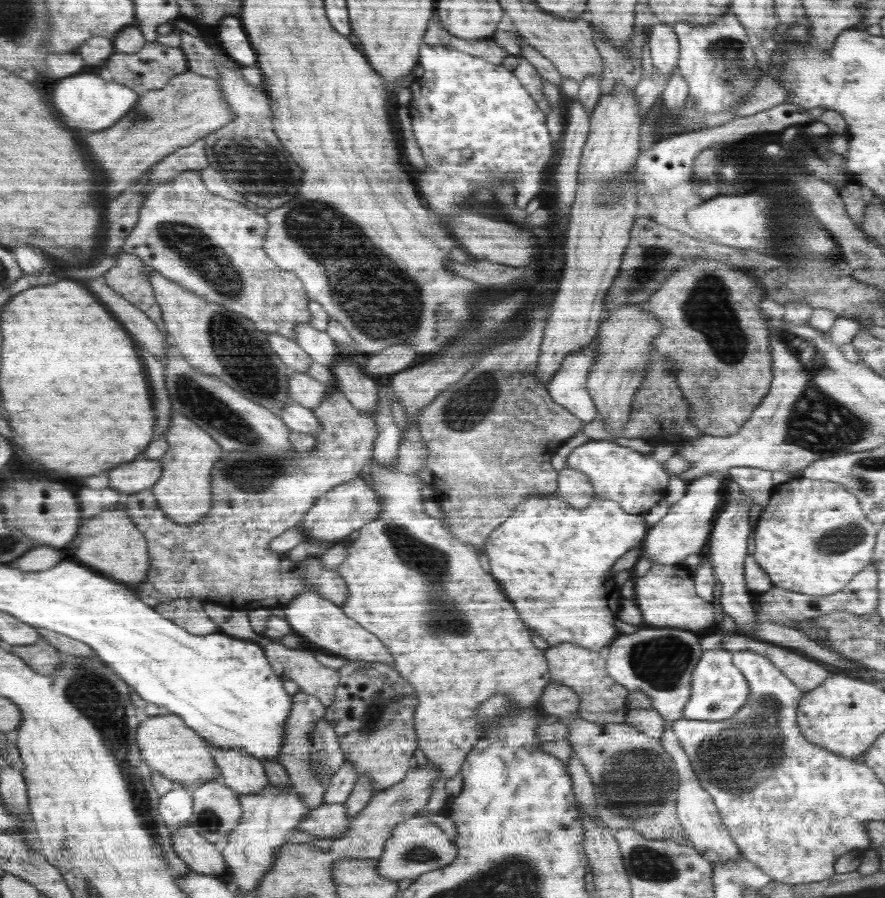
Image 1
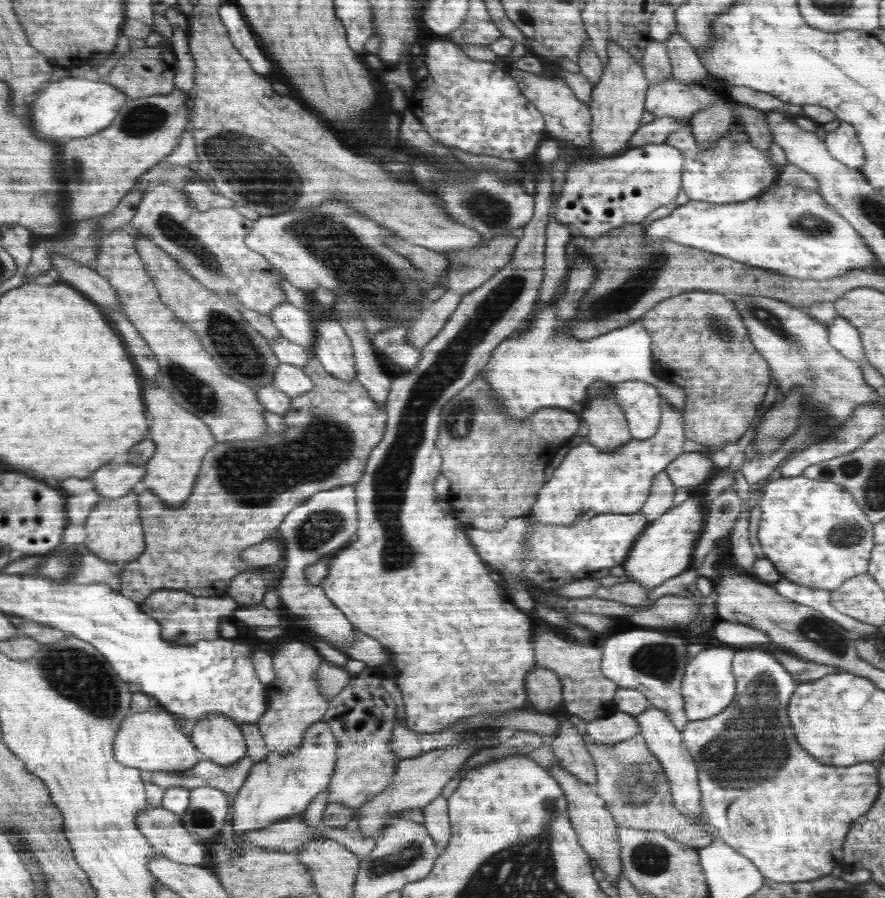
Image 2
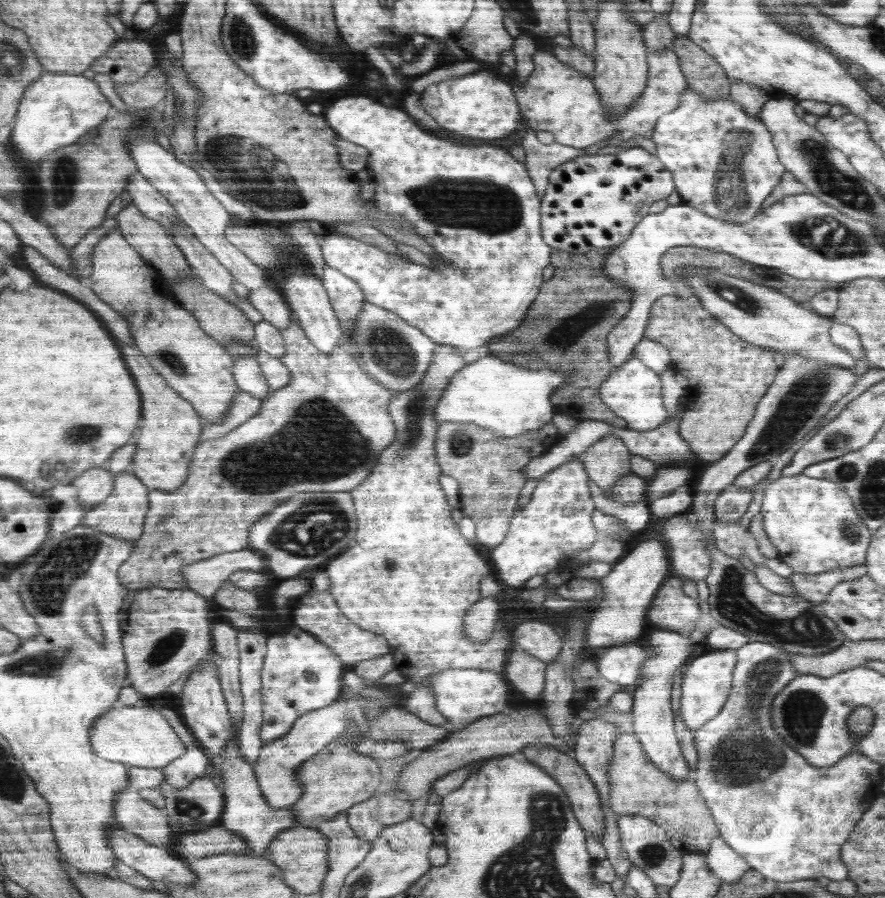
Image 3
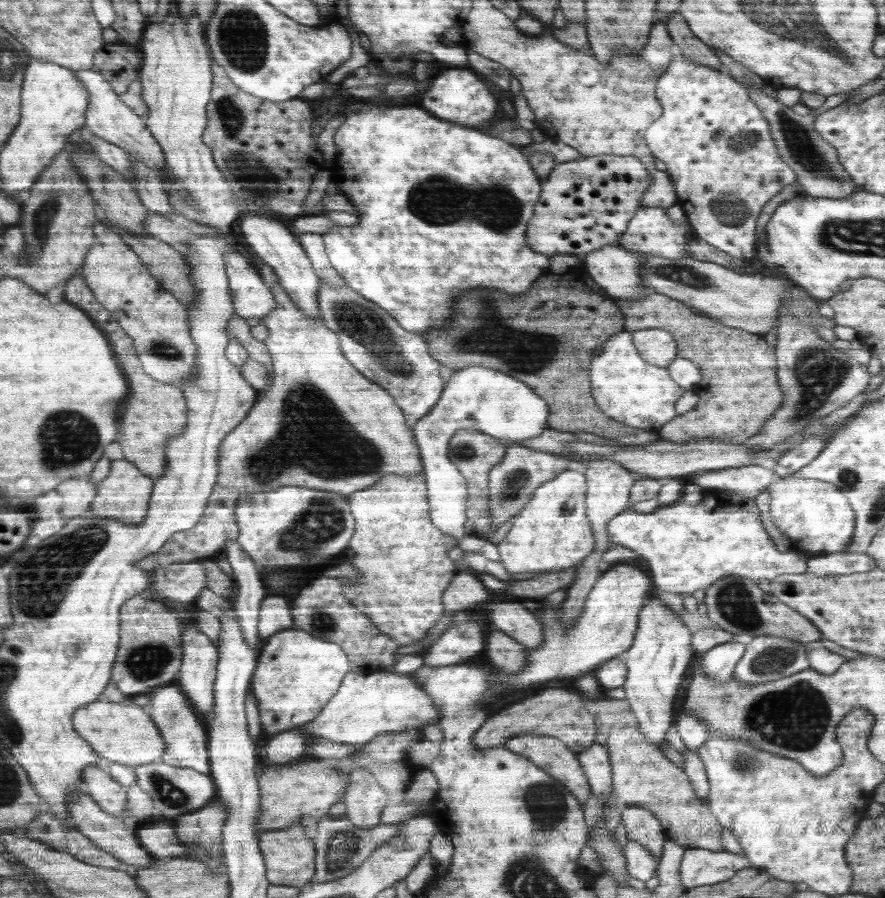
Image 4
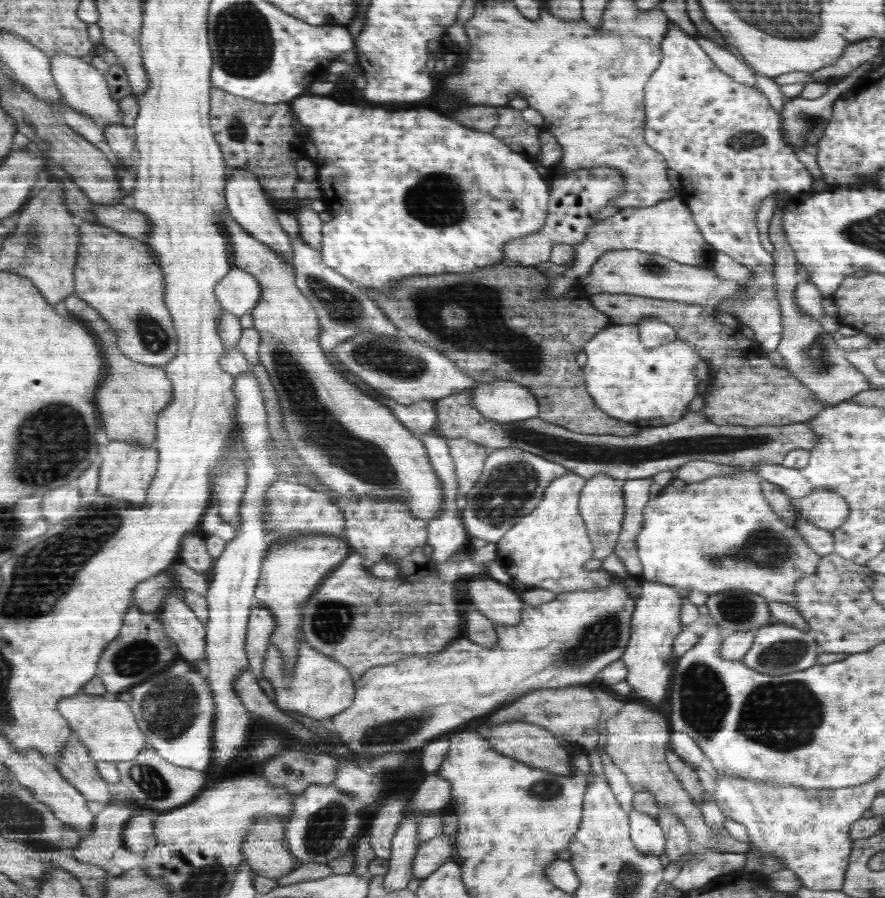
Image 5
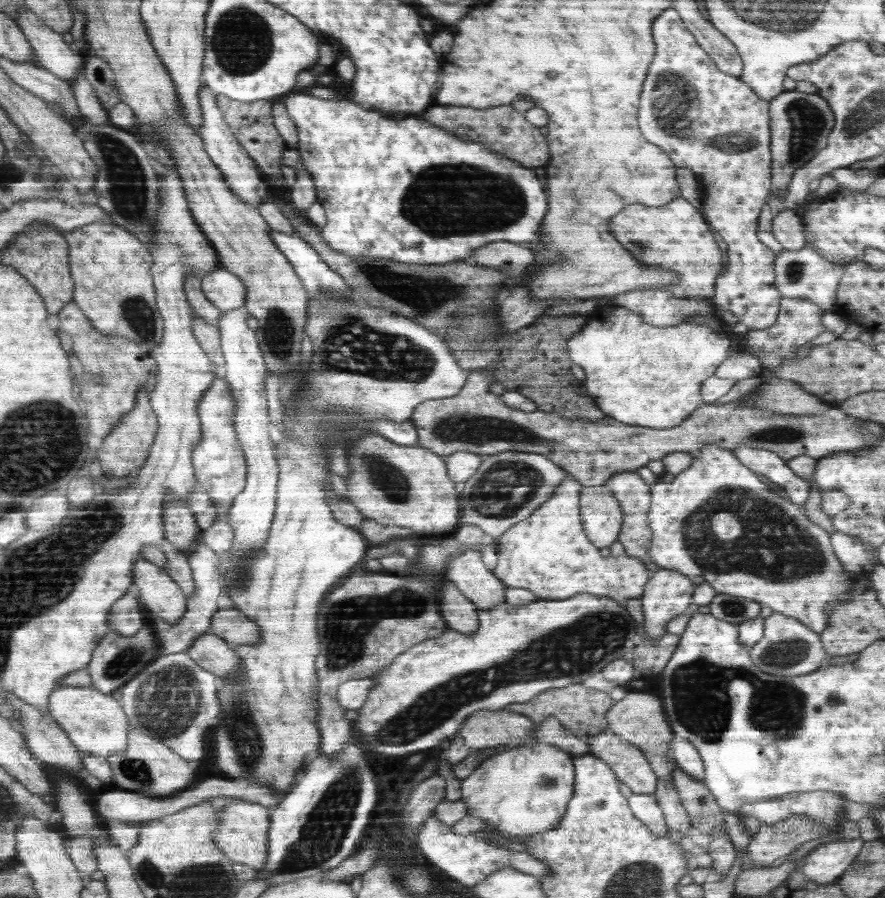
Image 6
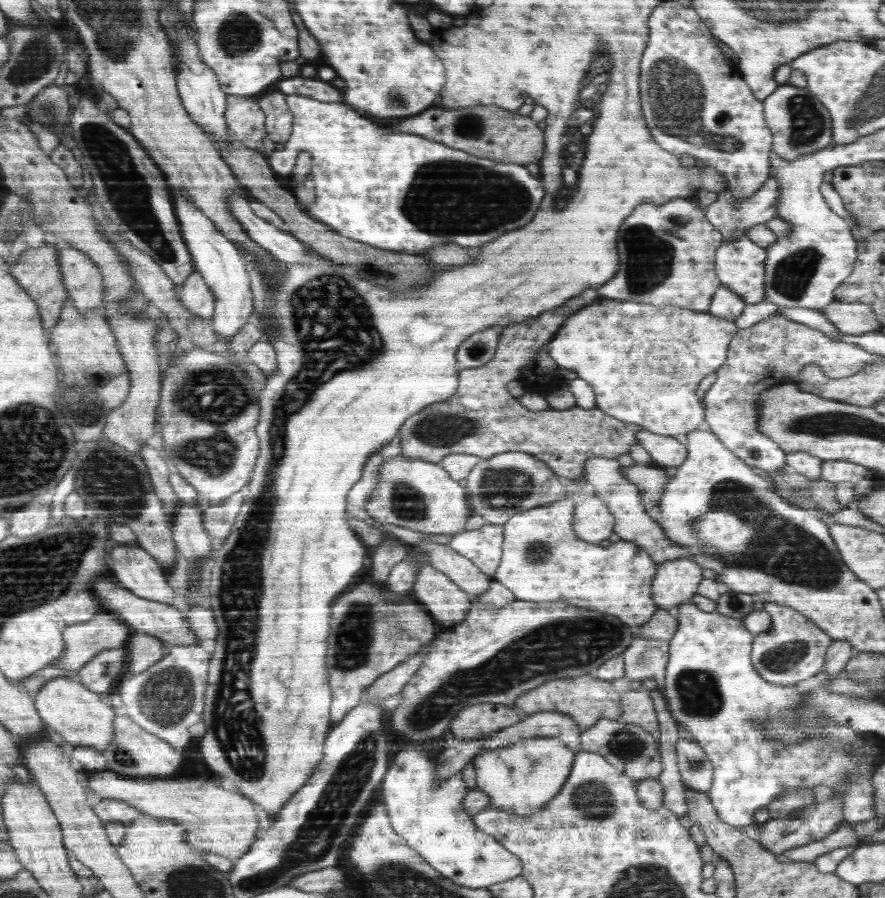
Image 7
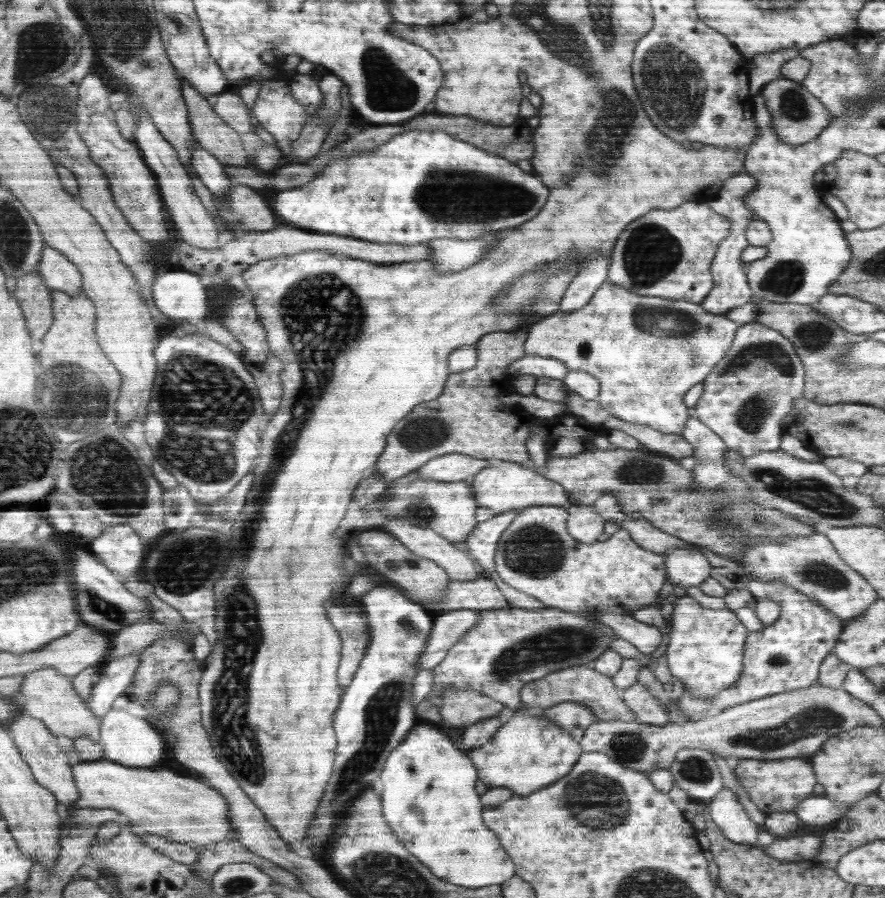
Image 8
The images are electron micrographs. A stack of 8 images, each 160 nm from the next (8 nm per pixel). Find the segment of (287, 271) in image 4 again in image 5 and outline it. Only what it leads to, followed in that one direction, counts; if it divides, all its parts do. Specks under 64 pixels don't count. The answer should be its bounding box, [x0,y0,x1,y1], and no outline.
[225,166,294,266]

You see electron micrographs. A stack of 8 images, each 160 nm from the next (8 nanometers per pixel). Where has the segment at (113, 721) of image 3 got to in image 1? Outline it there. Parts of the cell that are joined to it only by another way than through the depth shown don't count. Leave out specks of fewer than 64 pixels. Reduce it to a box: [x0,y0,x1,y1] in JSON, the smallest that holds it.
[137,713,220,788]

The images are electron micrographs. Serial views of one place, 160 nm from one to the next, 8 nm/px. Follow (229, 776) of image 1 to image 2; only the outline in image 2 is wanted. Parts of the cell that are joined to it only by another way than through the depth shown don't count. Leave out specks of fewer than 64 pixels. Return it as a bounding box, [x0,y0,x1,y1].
[191,715,248,766]

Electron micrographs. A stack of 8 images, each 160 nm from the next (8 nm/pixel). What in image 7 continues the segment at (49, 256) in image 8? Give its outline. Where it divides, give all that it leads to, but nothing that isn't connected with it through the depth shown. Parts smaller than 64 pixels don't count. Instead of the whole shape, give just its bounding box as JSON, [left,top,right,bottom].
[60,247,104,313]

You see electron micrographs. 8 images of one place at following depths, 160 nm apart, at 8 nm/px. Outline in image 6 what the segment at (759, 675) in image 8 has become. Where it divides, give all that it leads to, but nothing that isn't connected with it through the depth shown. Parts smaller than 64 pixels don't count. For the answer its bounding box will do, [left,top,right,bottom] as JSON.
[749,611,828,678]

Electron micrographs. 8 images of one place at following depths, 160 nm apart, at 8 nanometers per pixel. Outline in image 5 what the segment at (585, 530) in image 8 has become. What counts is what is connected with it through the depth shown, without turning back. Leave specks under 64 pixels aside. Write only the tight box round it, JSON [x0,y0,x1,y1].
[579,475,625,561]

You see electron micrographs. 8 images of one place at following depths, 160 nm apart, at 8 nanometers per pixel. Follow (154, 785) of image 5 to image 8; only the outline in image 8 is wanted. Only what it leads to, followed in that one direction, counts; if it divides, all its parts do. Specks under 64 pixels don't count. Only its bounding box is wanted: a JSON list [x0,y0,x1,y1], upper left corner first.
[101,709,166,768]

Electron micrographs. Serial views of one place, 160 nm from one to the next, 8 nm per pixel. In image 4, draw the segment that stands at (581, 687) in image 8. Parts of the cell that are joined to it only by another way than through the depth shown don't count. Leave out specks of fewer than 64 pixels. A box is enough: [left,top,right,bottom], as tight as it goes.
[473,687,598,754]

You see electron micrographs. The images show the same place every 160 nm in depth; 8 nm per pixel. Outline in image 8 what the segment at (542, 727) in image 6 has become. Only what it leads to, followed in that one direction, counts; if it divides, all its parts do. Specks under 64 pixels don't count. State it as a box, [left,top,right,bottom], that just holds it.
[542,702,597,742]

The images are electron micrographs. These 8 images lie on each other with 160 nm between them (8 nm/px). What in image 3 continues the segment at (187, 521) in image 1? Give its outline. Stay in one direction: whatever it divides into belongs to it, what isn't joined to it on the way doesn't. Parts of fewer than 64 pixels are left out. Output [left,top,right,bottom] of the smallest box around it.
[122,346,205,492]

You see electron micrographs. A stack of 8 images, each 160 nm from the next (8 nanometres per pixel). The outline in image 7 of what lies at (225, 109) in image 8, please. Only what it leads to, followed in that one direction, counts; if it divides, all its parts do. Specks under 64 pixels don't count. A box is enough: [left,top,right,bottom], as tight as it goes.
[225,95,267,150]

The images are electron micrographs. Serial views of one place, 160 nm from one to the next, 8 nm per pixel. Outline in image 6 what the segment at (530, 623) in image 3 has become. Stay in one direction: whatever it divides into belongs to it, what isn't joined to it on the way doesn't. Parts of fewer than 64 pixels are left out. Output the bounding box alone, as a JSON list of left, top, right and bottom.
[444,549,506,610]

